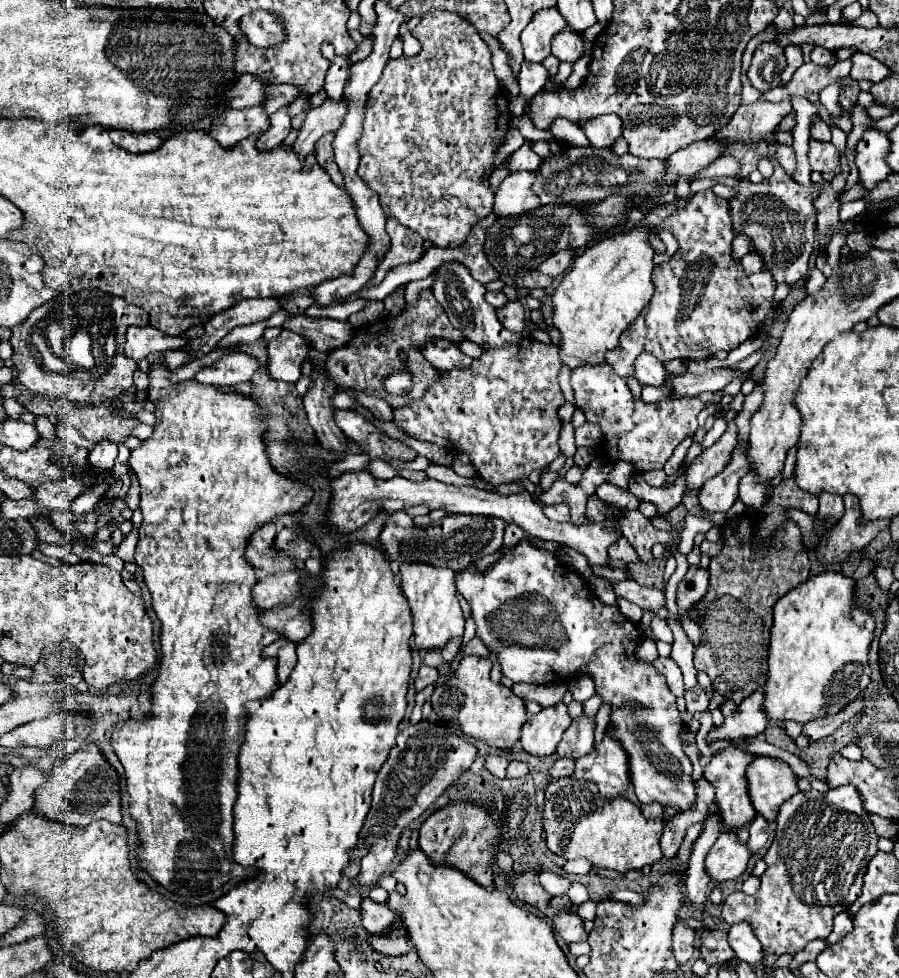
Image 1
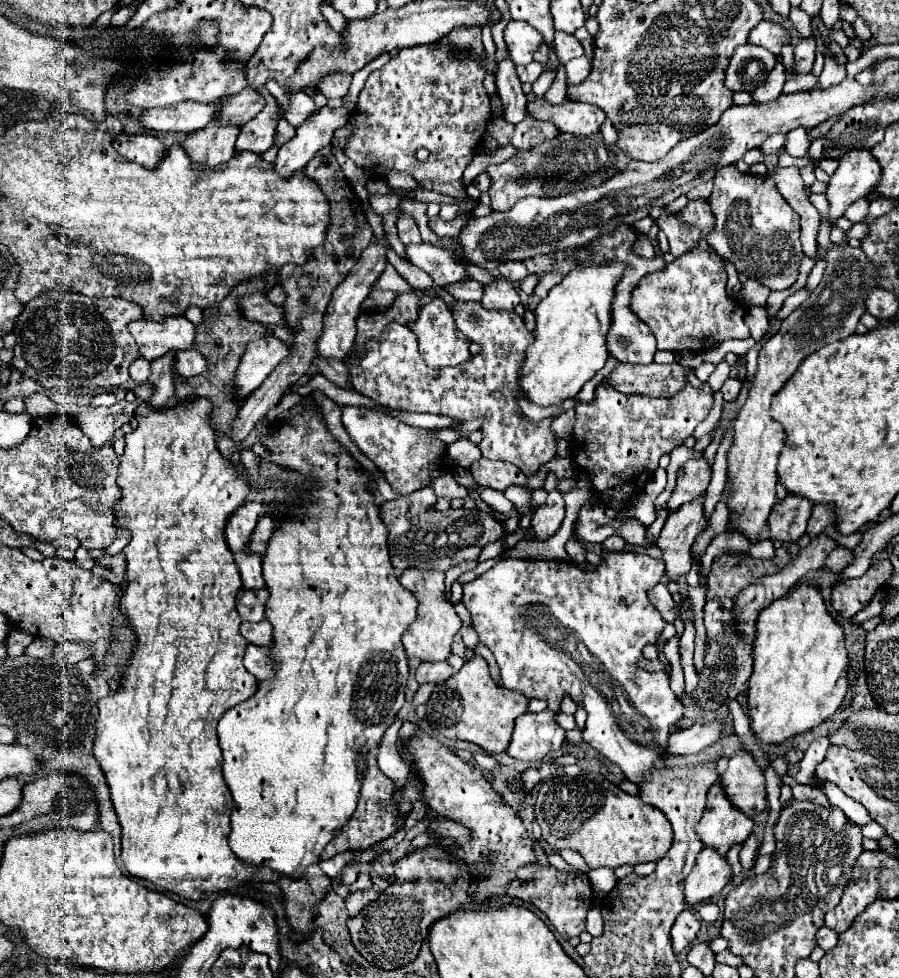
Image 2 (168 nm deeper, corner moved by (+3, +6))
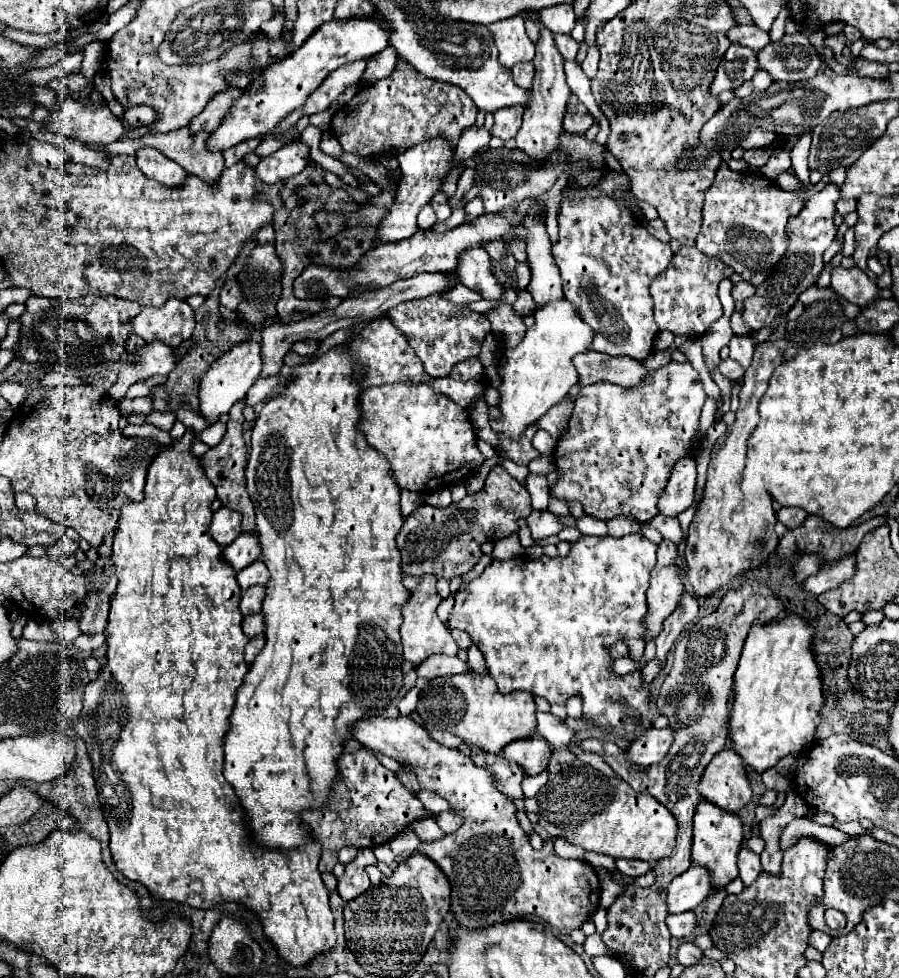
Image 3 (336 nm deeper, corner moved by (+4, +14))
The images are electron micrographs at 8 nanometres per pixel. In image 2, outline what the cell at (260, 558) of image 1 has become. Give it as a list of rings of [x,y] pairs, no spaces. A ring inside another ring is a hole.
[[[247,503],[243,507],[239,507],[231,519],[229,519],[229,525],[225,529],[225,537],[227,537],[227,545],[233,553],[239,553],[239,551],[245,551],[247,549],[247,543],[249,543],[249,537],[253,535],[253,529],[257,527],[257,521],[259,517],[263,515],[263,511],[267,511],[269,507],[265,503]]]

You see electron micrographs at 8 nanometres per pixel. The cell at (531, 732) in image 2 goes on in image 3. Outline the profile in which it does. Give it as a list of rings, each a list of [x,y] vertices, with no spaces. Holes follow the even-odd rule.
[[[534,735],[532,739],[514,741],[502,749],[502,755],[516,761],[526,775],[538,775],[548,767],[550,745],[544,737]]]

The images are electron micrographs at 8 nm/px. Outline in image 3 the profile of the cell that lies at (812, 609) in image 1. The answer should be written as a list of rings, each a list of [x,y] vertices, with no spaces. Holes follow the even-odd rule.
[[[788,615],[782,621],[754,625],[746,639],[738,669],[734,673],[734,705],[728,715],[728,739],[734,743],[734,751],[742,757],[744,767],[750,771],[764,773],[782,757],[800,753],[814,741],[816,717],[824,705],[824,695],[820,671],[812,657],[812,635],[814,629],[806,621],[796,615]]]

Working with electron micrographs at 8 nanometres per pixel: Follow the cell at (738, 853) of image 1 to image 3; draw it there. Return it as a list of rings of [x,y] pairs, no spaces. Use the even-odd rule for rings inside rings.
[[[692,865],[686,873],[676,877],[666,889],[668,913],[694,911],[712,893],[706,869]]]

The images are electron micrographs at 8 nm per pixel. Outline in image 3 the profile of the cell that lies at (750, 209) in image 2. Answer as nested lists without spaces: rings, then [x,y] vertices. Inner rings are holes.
[[[722,163],[704,199],[704,221],[696,237],[696,247],[708,257],[720,257],[720,261],[732,267],[744,281],[758,287],[784,255],[788,247],[788,217],[800,213],[800,209],[802,201],[794,193],[780,189],[778,183],[758,173],[730,171],[728,165]]]

